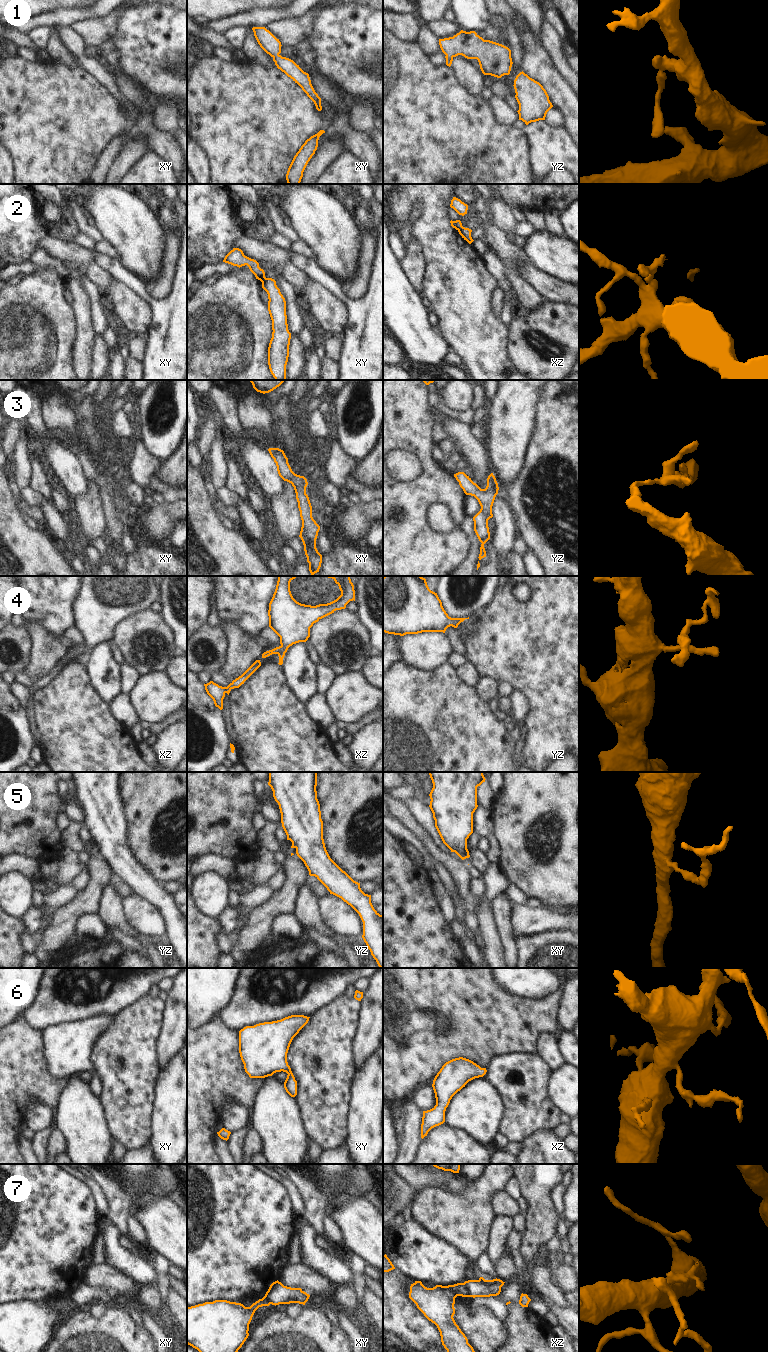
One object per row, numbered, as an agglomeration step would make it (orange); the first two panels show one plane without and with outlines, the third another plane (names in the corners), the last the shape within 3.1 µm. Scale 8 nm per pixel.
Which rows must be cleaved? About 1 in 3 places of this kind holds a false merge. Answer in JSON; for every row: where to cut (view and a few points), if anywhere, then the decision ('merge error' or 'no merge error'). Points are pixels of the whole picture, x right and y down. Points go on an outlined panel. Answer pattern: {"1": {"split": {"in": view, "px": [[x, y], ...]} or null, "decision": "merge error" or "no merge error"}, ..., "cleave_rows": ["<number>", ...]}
{"1": {"split": null, "decision": "no merge error"}, "2": {"split": {"in": "xy", "px": [[265, 277], [262, 283]]}, "decision": "merge error"}, "3": {"split": null, "decision": "no merge error"}, "4": {"split": null, "decision": "no merge error"}, "5": {"split": {"in": "xy", "px": [[468, 851], [464, 851], [459, 856]]}, "decision": "merge error"}, "6": {"split": null, "decision": "no merge error"}, "7": {"split": {"in": "xz", "px": [[462, 1283], [468, 1296]]}, "decision": "merge error"}, "cleave_rows": ["2", "5", "7"]}

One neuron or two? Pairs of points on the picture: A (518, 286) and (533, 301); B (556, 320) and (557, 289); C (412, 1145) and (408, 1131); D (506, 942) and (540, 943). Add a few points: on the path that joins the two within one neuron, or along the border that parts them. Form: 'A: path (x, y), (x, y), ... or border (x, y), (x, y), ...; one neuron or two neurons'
A: path (522, 290), (529, 297); one neuron
B: border (544, 301), (568, 304); two neurons
C: path (411, 1142), (411, 1134); one neuron
D: border (514, 939), (517, 957); two neurons

